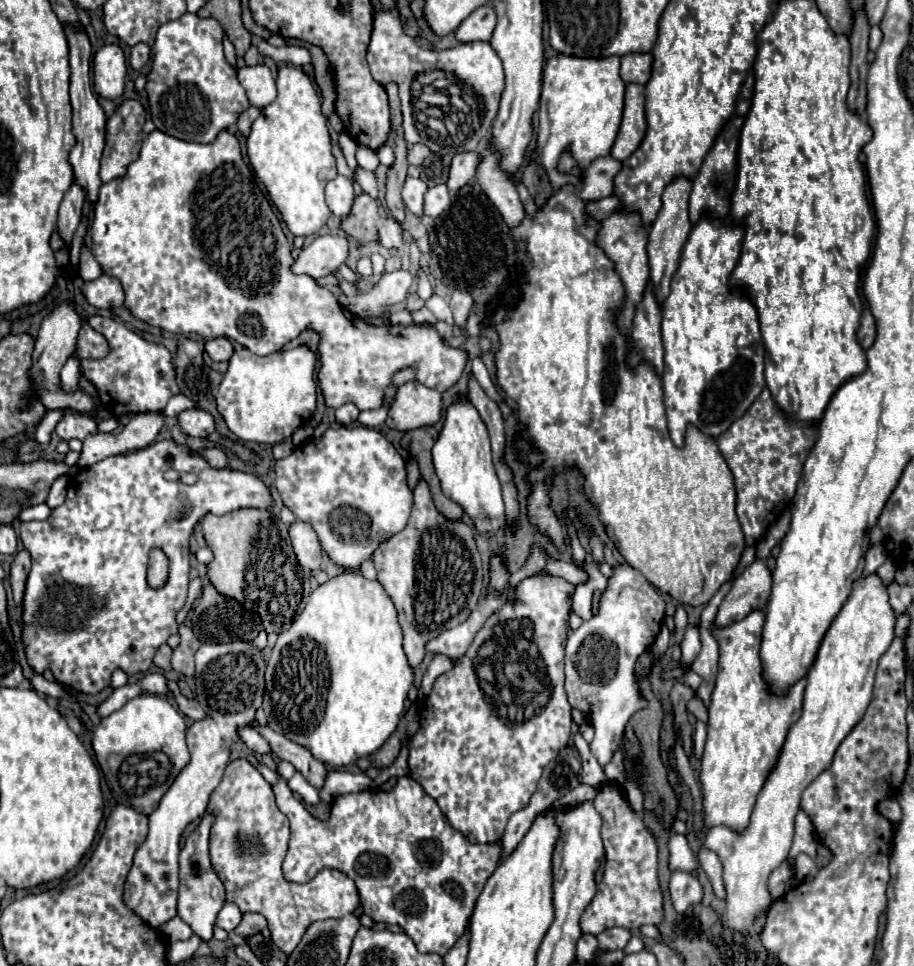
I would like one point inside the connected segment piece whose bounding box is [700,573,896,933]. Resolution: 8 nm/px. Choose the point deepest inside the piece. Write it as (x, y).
(835, 700)

